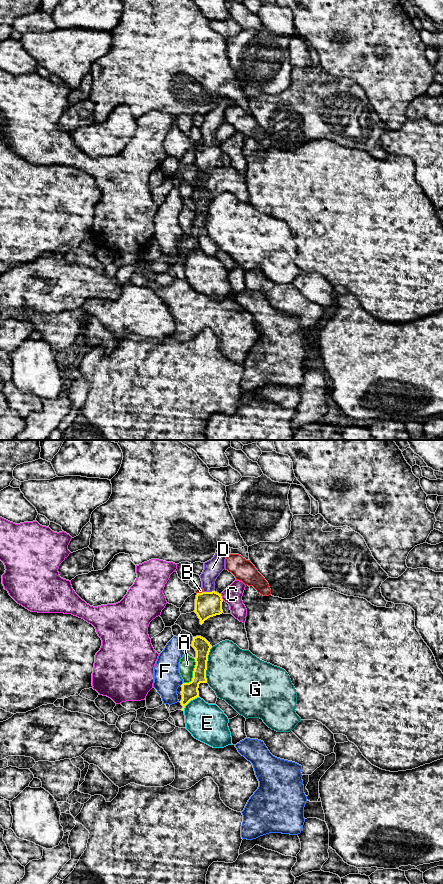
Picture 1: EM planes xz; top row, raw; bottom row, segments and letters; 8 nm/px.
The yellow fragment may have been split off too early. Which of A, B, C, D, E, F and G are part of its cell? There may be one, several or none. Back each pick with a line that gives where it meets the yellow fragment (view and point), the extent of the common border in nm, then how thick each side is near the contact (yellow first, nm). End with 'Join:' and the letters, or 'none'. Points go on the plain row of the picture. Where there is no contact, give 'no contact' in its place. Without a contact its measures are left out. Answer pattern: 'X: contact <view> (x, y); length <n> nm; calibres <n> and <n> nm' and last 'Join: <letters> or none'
D: contact xz (208, 144); length 90 nm; calibres 200 and 140 nm
Join: D

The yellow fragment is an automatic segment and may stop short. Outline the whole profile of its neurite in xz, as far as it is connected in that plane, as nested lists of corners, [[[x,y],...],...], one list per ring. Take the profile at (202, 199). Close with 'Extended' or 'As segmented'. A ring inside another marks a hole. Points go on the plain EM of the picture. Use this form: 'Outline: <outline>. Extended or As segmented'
Outline: [[[201,188],[193,189],[193,193],[191,198],[196,203],[195,220],[193,223],[193,230],[192,233],[189,235],[183,235],[181,237],[182,243],[182,252],[180,253],[183,260],[181,261],[184,263],[185,258],[193,251],[199,249],[199,236],[200,235],[207,235],[206,230],[206,222],[207,222],[207,213],[210,201],[212,198],[210,195]]]. As segmented

